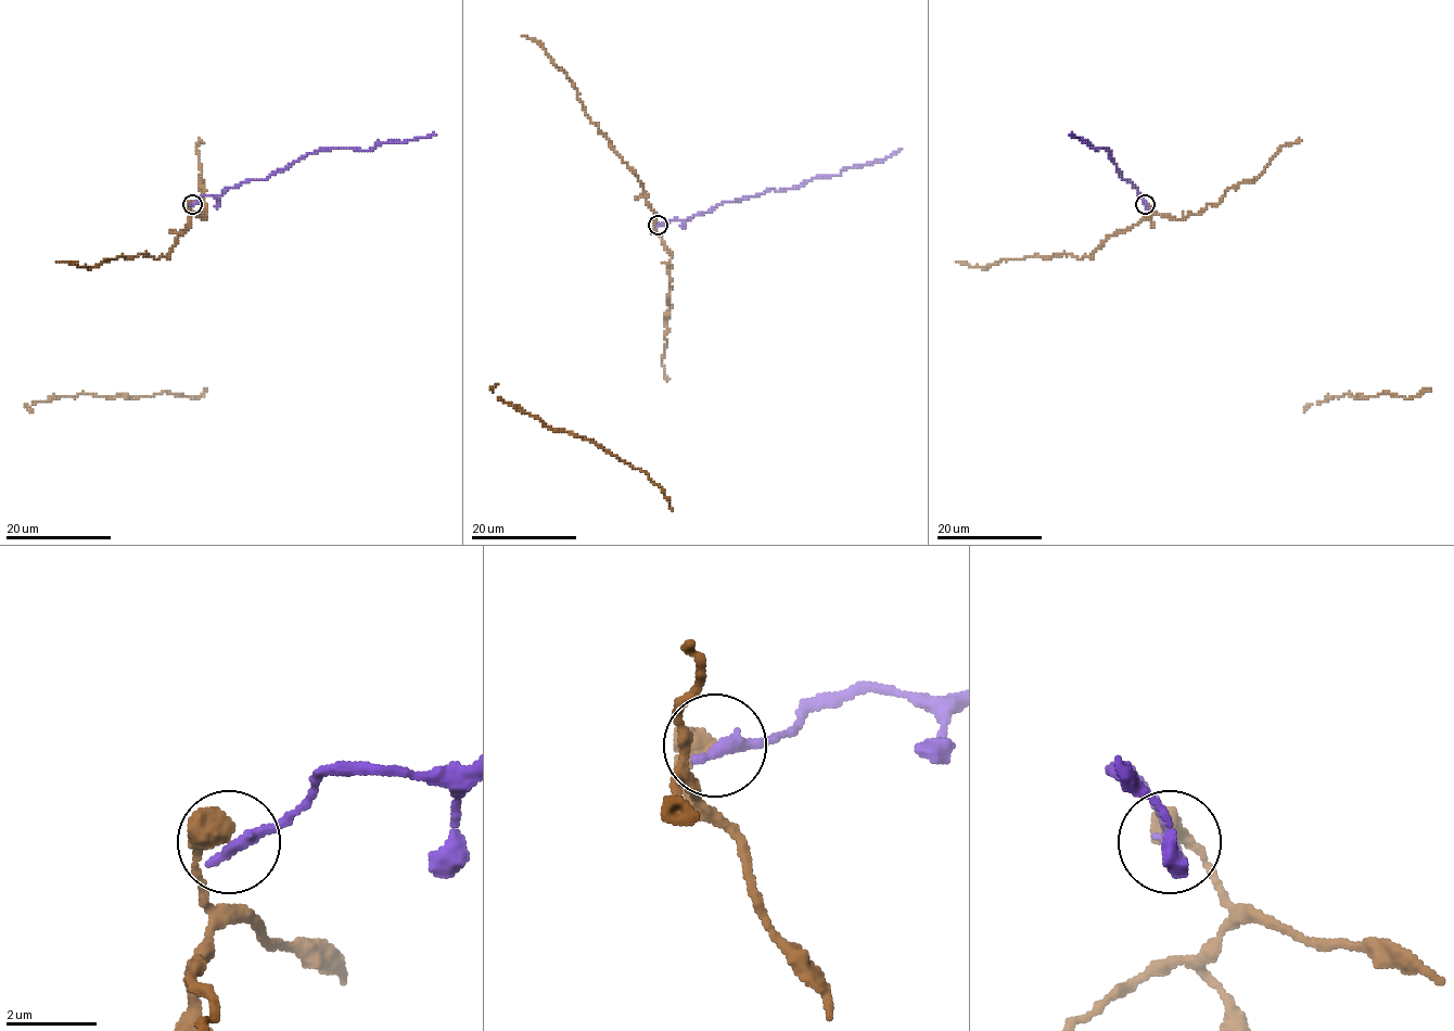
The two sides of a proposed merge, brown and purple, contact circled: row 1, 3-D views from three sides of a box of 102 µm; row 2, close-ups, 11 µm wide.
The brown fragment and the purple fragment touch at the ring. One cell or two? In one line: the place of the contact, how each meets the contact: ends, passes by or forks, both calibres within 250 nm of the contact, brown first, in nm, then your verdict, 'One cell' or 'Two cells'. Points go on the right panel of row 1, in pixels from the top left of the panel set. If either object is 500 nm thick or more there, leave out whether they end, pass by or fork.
Place: (1145, 204). Thickness 600 nm (brown) against 320 nm. Two cells

